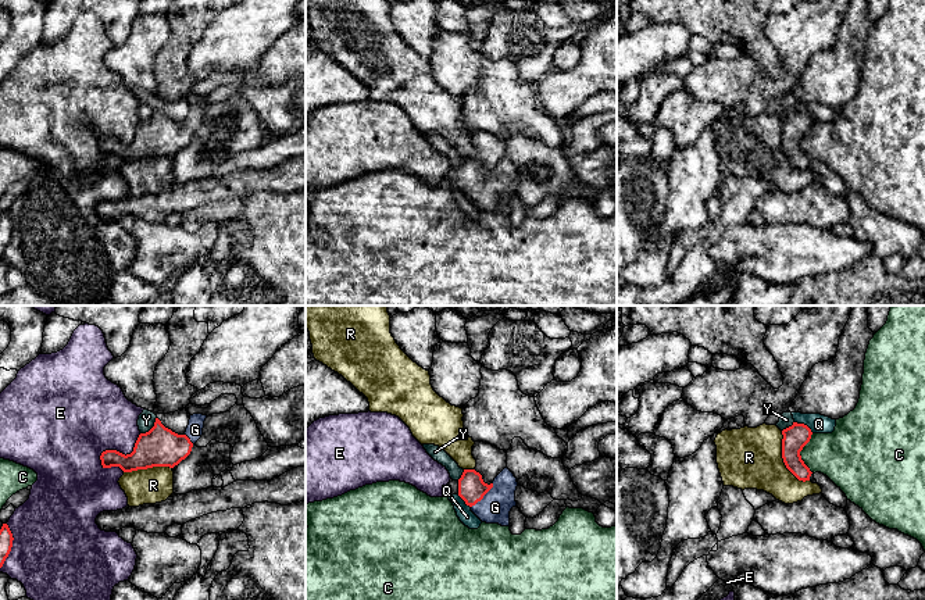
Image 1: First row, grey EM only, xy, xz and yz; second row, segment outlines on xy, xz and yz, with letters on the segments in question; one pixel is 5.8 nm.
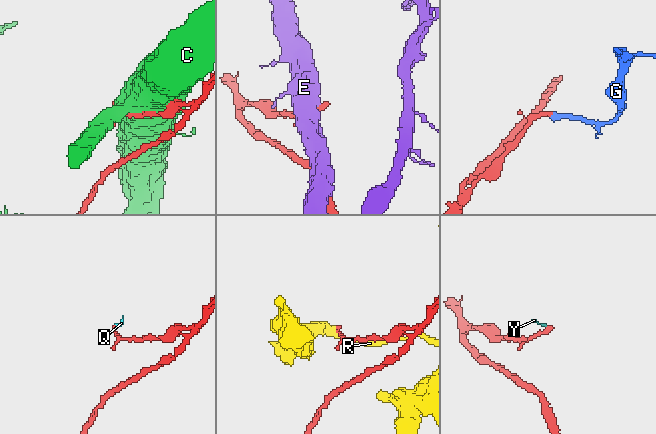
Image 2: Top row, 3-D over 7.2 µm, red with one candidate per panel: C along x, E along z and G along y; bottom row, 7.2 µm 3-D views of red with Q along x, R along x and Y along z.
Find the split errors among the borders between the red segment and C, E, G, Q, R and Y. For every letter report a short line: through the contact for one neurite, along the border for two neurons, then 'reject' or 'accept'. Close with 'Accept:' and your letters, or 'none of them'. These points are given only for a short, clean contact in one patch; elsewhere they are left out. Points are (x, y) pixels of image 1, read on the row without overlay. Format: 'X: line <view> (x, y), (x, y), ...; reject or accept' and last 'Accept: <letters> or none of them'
C: reject
E: reject
G: line xz (471, 177), (484, 184), (495, 196); accept
Q: line yz (795, 110), (803, 111), (813, 121); reject
R: reject
Y: line xy (156, 106), (154, 113), (140, 122); reject
Accept: G

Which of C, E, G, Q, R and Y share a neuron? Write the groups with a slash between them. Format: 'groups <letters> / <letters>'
groups C / E / G / Q Y / R

